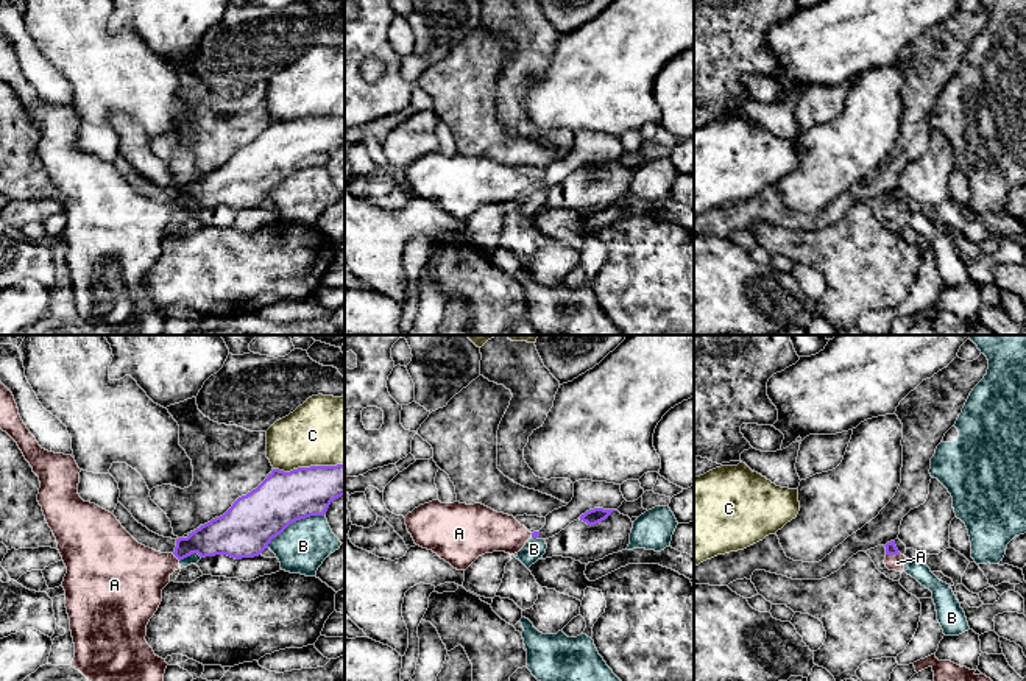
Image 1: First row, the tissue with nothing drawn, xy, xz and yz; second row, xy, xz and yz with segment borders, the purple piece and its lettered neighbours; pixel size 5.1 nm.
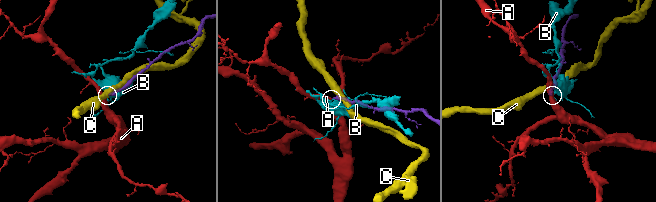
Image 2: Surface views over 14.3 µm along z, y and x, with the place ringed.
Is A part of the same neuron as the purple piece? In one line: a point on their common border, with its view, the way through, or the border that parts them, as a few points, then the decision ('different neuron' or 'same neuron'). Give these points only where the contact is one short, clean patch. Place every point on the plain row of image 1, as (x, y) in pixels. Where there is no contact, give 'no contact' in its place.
meets purple in yz at (892, 204); runs through yz (891, 200), (892, 204), (897, 214); same neuron

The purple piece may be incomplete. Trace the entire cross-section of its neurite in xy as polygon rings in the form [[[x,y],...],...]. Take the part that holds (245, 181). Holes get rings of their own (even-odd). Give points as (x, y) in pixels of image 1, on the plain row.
[[[0,33],[0,79],[6,83],[22,101],[25,111],[39,128],[37,153],[51,179],[58,201],[67,218],[62,232],[65,259],[70,270],[70,282],[75,295],[72,318],[80,321],[94,335],[162,335],[167,319],[165,310],[154,305],[147,295],[147,276],[162,252],[162,240],[170,234],[170,226],[179,220],[179,212],[198,204],[201,209],[228,206],[235,210],[259,207],[273,189],[290,175],[324,167],[329,156],[345,146],[345,115],[298,118],[290,123],[273,120],[268,128],[251,143],[239,148],[220,168],[201,176],[187,189],[176,190],[173,204],[161,204],[139,195],[117,171],[117,168],[95,154],[84,153],[78,145],[80,123],[72,106],[55,104],[42,100],[23,75],[12,44]]]

